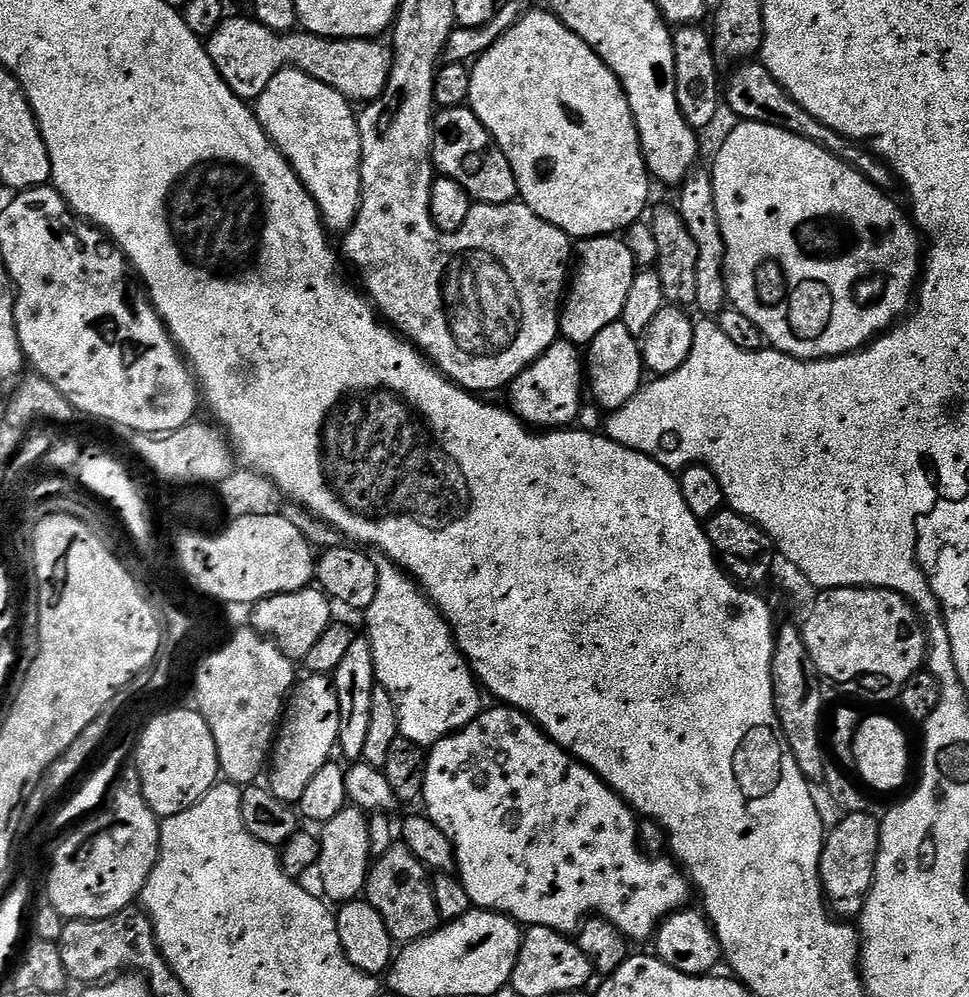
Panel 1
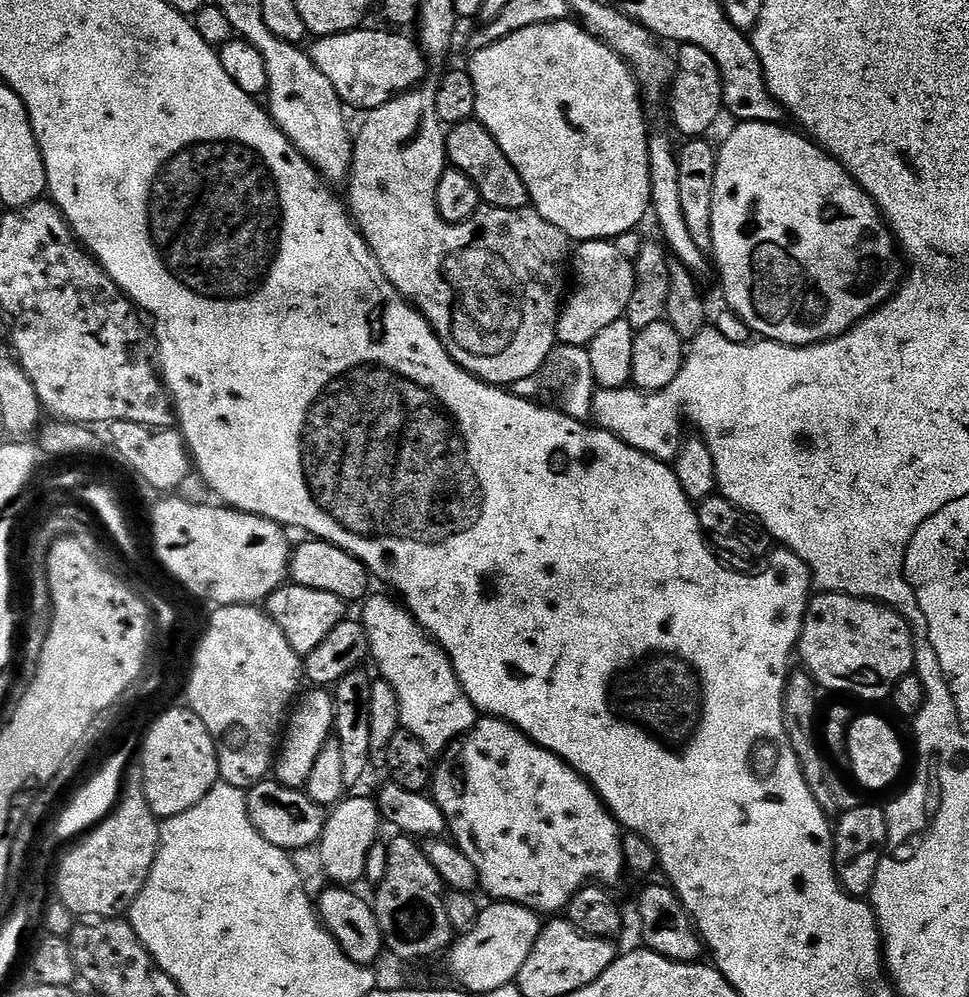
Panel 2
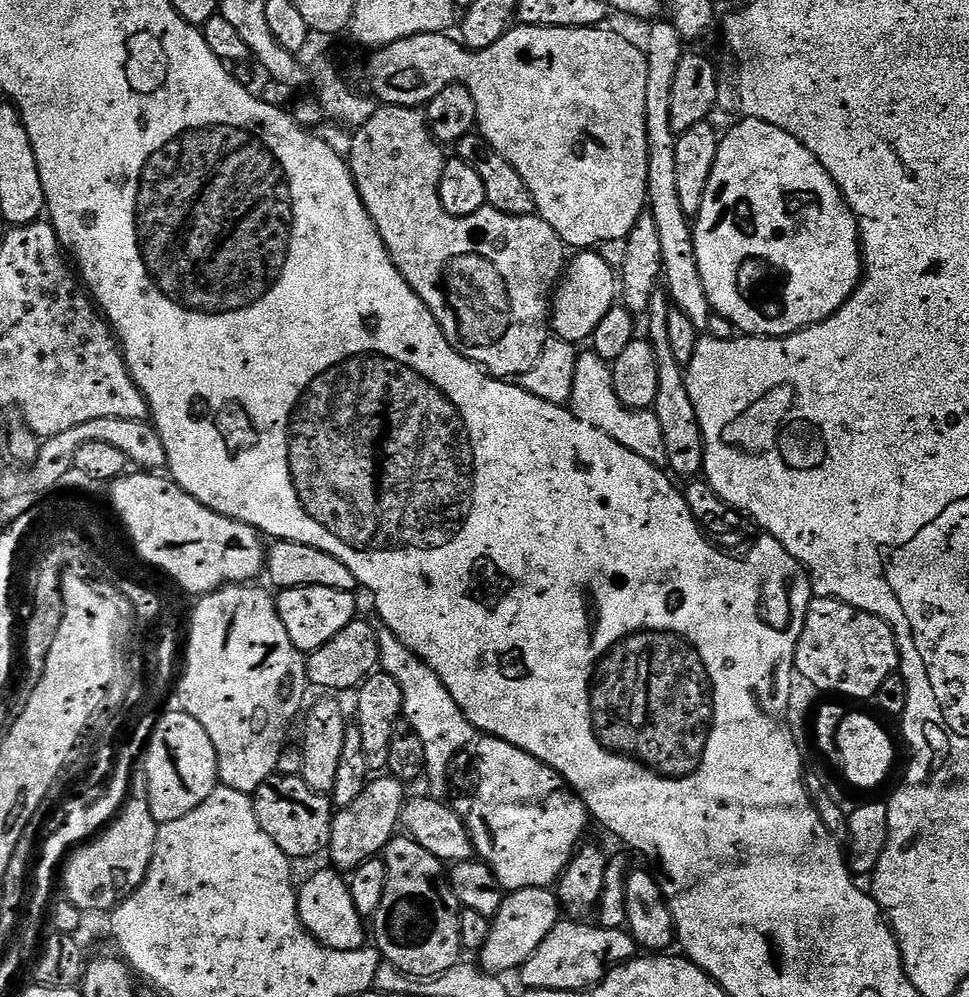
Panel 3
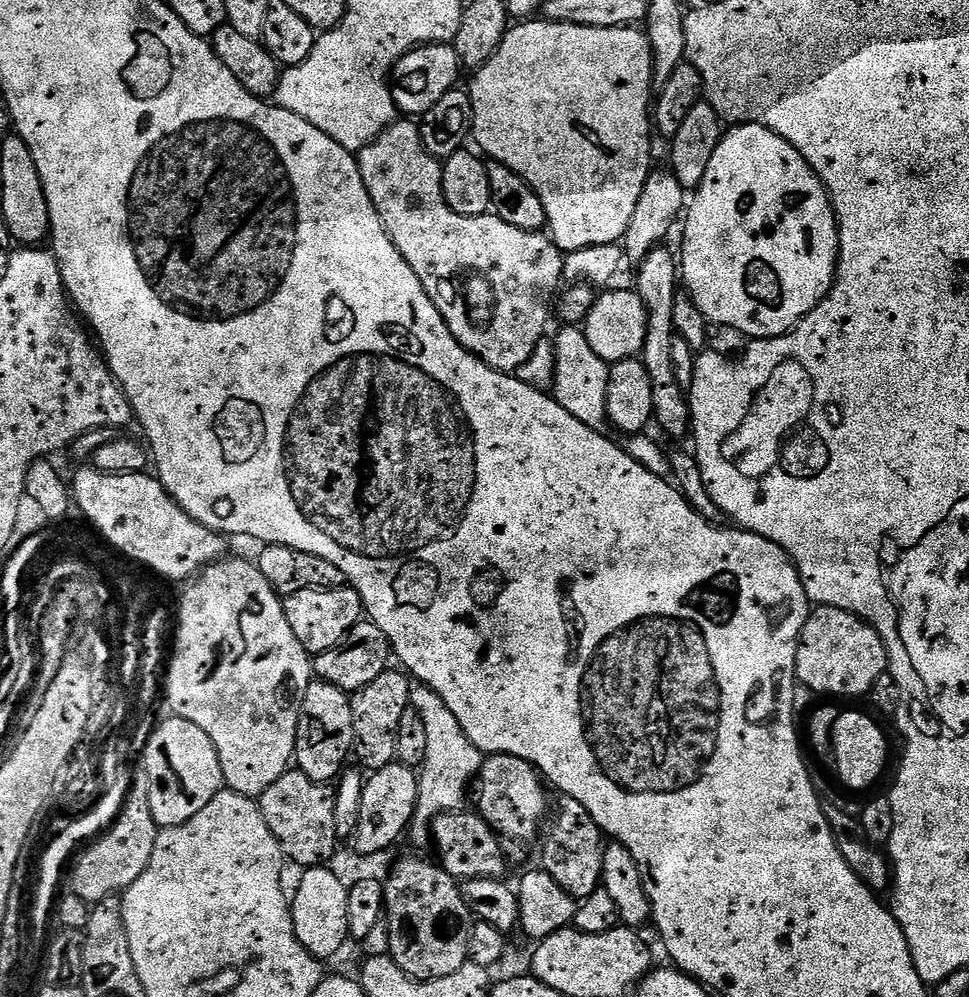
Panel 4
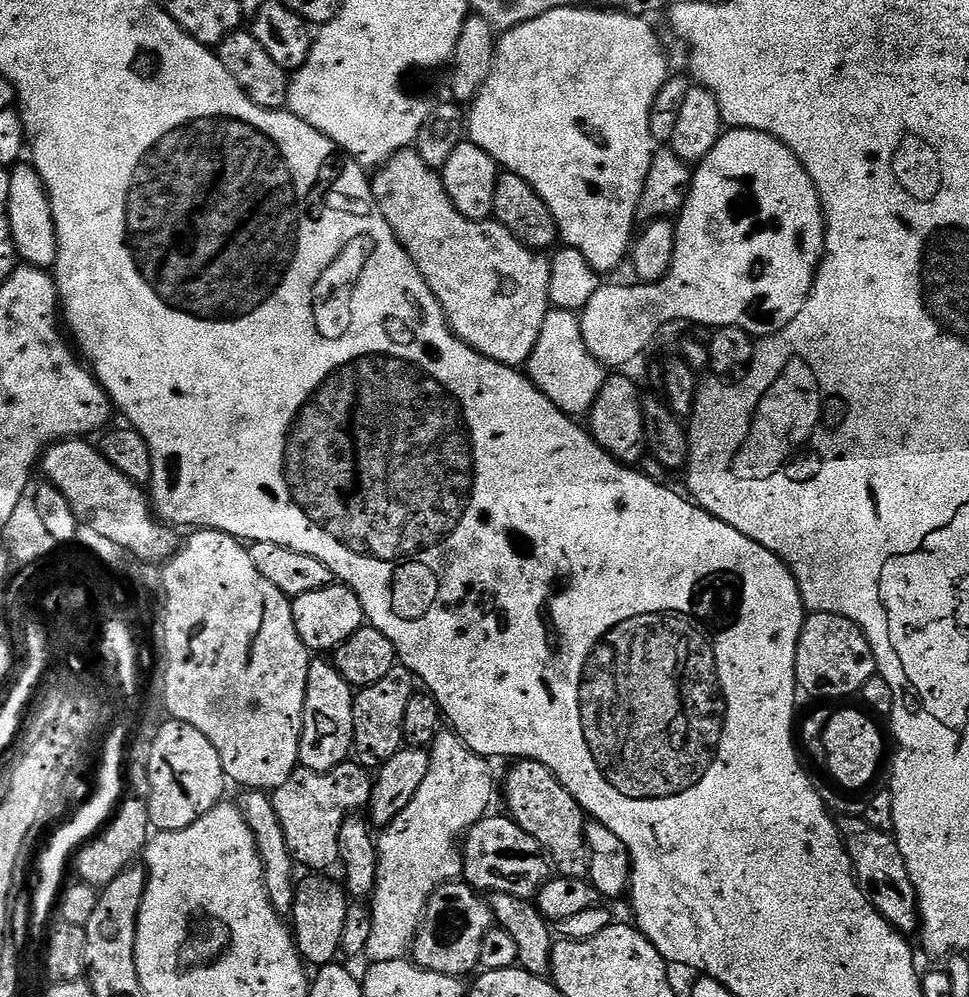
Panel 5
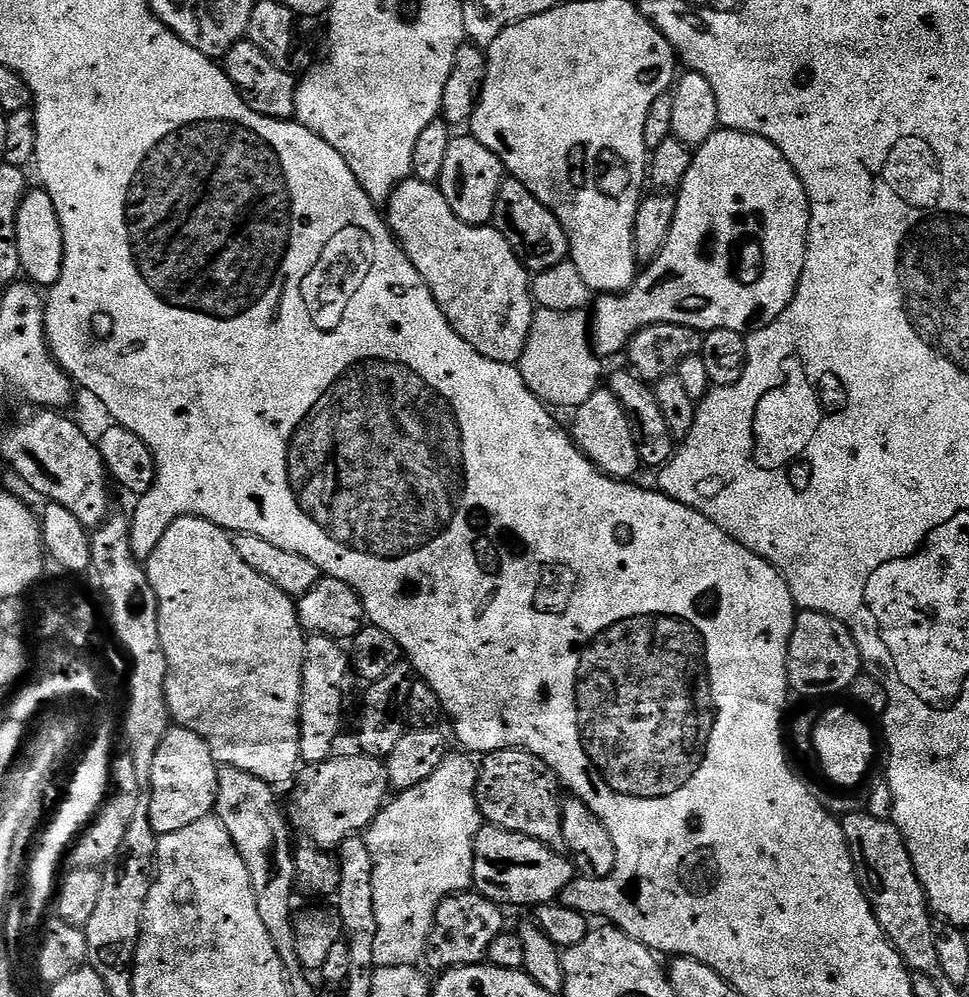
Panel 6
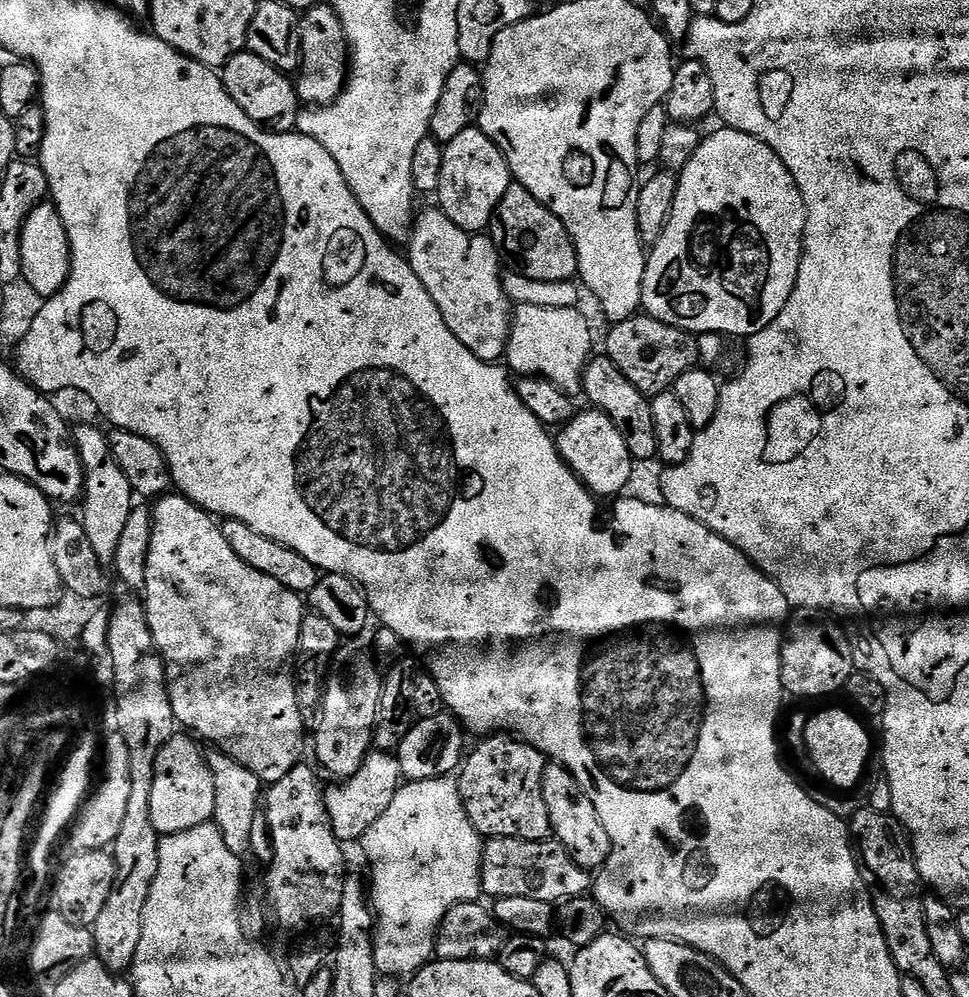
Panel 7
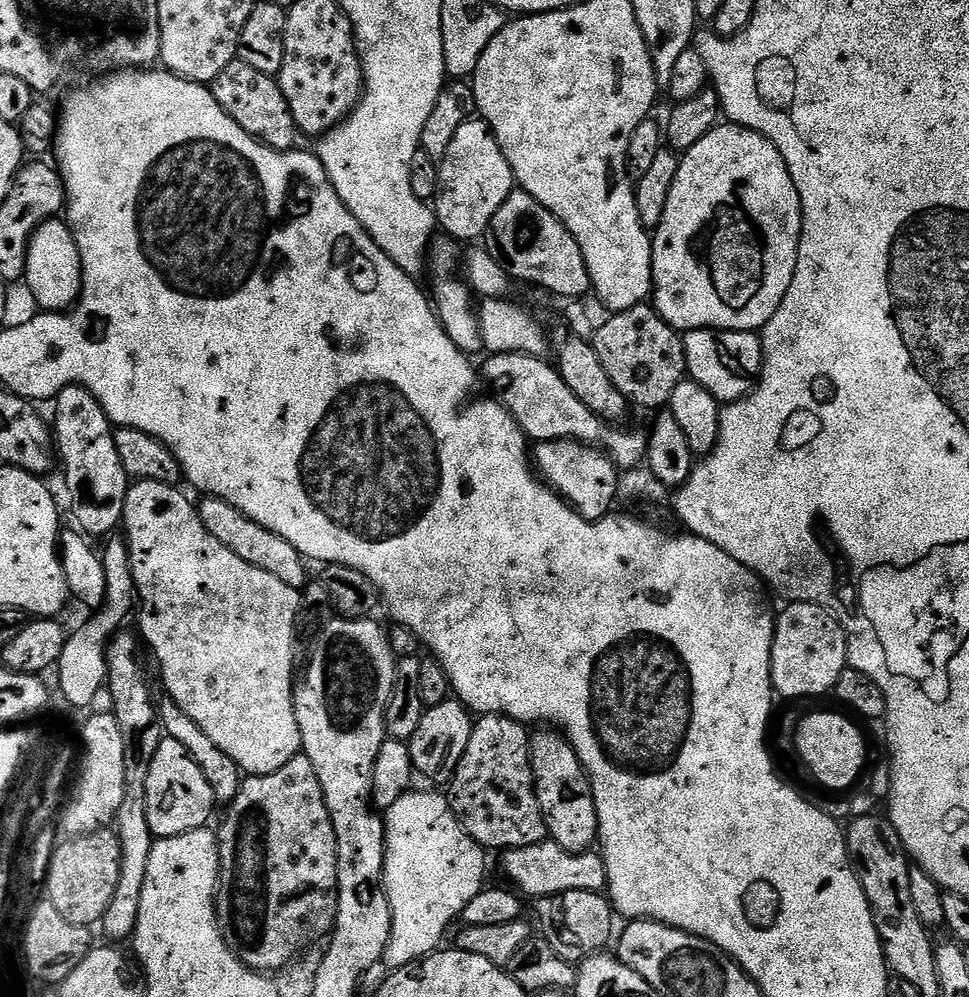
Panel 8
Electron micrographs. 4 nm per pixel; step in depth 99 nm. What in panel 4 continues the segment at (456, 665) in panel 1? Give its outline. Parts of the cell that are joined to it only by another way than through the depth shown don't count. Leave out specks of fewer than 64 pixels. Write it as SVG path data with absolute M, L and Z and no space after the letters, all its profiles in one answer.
M417 683L412 689L412 703L410 705L414 710L418 710L418 718L422 718L422 727L426 729L426 762L420 765L418 769L418 802L416 803L416 815L412 818L410 825L410 836L413 836L420 844L428 844L430 840L430 825L435 816L441 816L443 812L459 812L465 807L464 799L469 799L470 789L474 781L480 775L480 768L486 759L485 753L466 738L466 730L458 723L458 718L454 718L454 713L450 711L450 706L434 694L426 685Z

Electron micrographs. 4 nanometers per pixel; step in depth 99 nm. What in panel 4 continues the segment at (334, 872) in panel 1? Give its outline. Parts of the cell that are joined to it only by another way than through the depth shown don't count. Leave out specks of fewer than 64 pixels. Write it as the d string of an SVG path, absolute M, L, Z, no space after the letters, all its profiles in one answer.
M395 762L371 773L365 779L362 810L358 810L358 826L354 837L354 845L362 855L376 856L386 851L403 832L405 835L409 831L412 818L416 815L419 785L420 781L413 769Z

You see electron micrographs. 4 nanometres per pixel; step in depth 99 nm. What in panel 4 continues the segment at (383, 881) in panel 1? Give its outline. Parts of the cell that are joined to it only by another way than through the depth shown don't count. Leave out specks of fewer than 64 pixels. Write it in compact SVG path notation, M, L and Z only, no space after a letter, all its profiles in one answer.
M404 856L384 880L384 915L388 954L416 980L449 977L469 961L474 917L460 893L460 884L435 859Z

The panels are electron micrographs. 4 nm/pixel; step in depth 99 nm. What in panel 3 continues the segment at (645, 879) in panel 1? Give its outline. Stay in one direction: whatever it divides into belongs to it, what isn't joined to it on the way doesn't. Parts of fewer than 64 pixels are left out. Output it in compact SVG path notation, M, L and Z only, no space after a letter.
M481 735L475 741L474 748L477 752L472 772L476 777L472 780L472 789L454 800L454 807L464 819L475 855L486 866L490 866L494 878L498 878L505 893L517 892L523 888L552 888L559 881L560 875L568 869L576 849L581 847L585 839L584 831L590 825L587 806L553 768L526 754L526 750L497 736L486 735Z

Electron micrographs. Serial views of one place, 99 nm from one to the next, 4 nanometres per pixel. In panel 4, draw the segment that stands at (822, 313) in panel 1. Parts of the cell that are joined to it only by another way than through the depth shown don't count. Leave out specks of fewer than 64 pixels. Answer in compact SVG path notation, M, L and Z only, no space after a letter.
M738 124L729 127L723 133L718 142L718 146L714 150L714 158L710 158L710 166L706 166L706 178L702 178L702 182L694 189L693 198L686 208L686 215L682 220L682 228L684 224L684 245L678 248L678 264L682 269L682 284L686 287L686 295L694 302L694 306L698 306L698 310L702 310L702 314L708 319L709 325L716 326L721 324L724 328L733 328L736 332L741 332L742 335L748 336L752 340L769 340L775 336L785 336L787 332L791 332L793 328L799 324L802 318L806 318L806 314L810 314L810 310L814 310L818 306L818 302L822 302L828 297L828 291L832 289L832 283L836 281L836 264L840 261L840 243L838 242L838 222L836 215L832 209L832 203L828 197L826 186L818 178L818 174L814 174L814 170L810 166L810 162L806 162L806 158L802 158L802 154L798 154L798 150L794 150L794 146L790 146L790 142L786 142L786 138L782 138L778 134L774 134L770 129L764 128L761 124Z

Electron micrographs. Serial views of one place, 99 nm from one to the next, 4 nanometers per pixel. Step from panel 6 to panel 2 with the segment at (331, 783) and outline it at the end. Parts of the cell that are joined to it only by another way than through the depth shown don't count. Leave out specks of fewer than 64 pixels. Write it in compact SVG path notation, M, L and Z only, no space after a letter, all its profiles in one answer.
M265 778L253 788L247 789L246 795L250 822L254 822L254 830L258 830L258 834L262 834L266 842L274 842L274 846L289 854L297 854L296 852L310 847L311 844L312 847L319 845L326 810L309 798L307 791L287 788L275 778Z

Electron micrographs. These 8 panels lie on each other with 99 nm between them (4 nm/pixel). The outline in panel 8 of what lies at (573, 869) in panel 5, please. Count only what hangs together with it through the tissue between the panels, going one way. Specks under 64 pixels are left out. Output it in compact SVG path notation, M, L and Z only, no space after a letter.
M481 715L473 723L470 746L466 746L462 762L451 773L452 785L446 788L448 805L464 832L485 850L534 846L548 836L532 781L529 743L529 729L520 721Z

